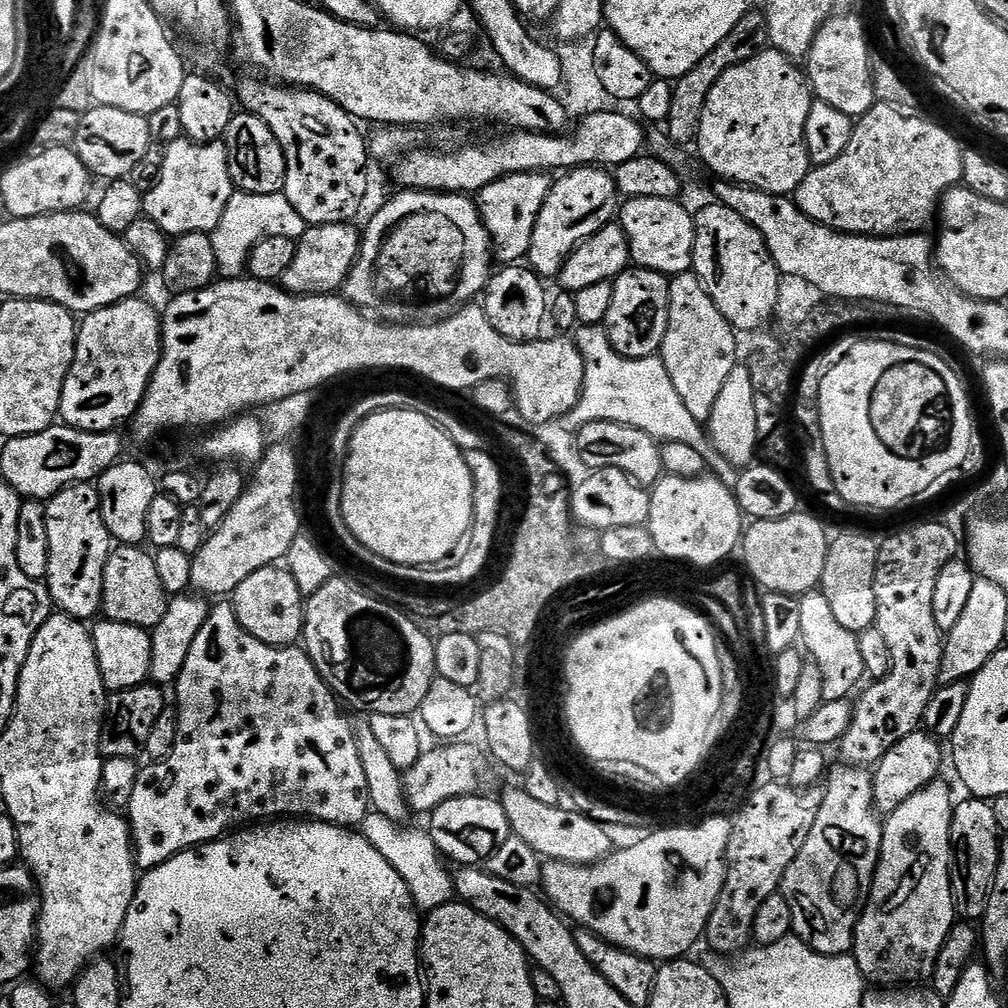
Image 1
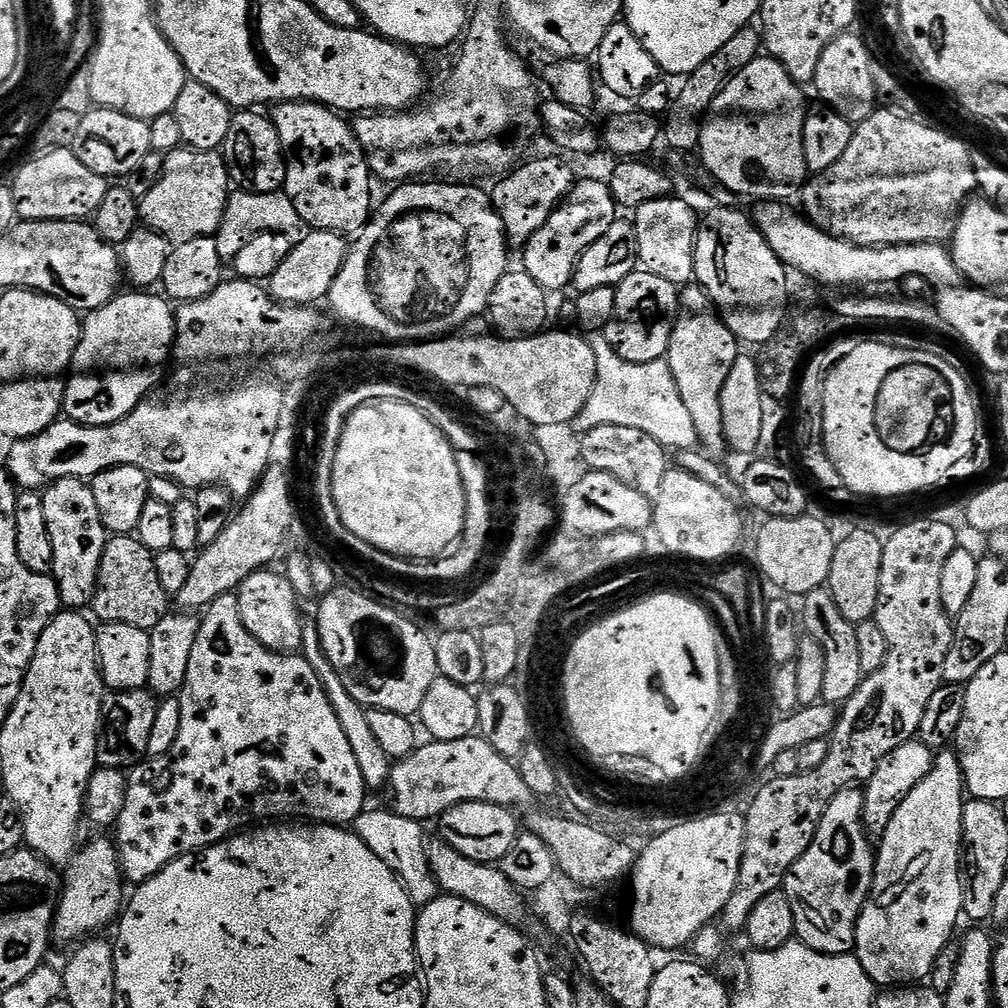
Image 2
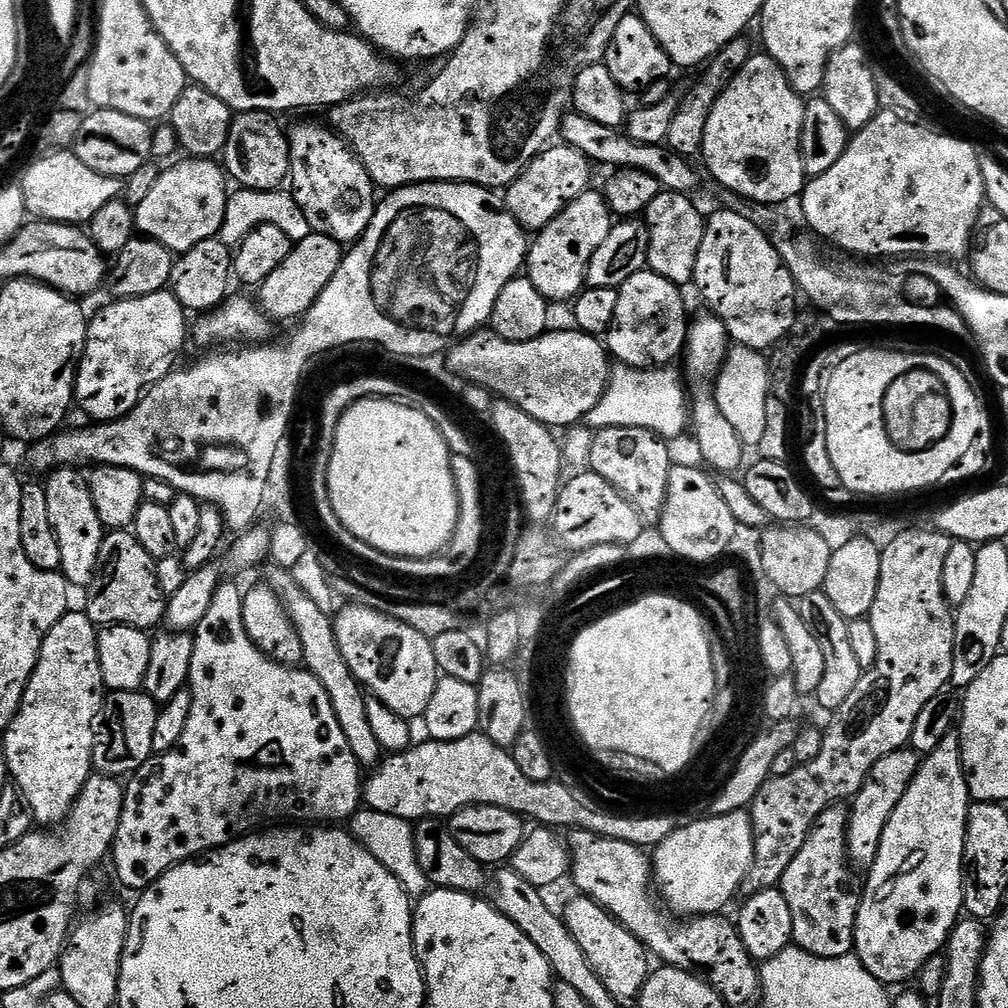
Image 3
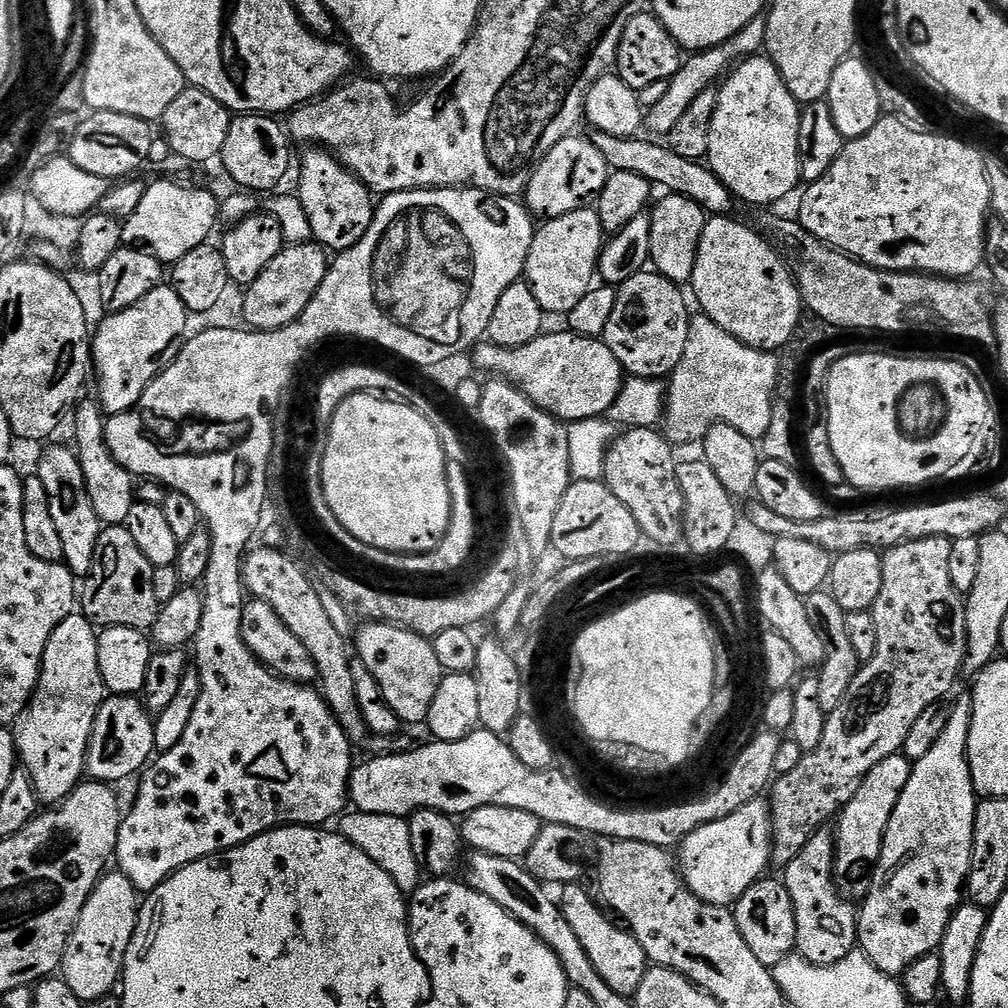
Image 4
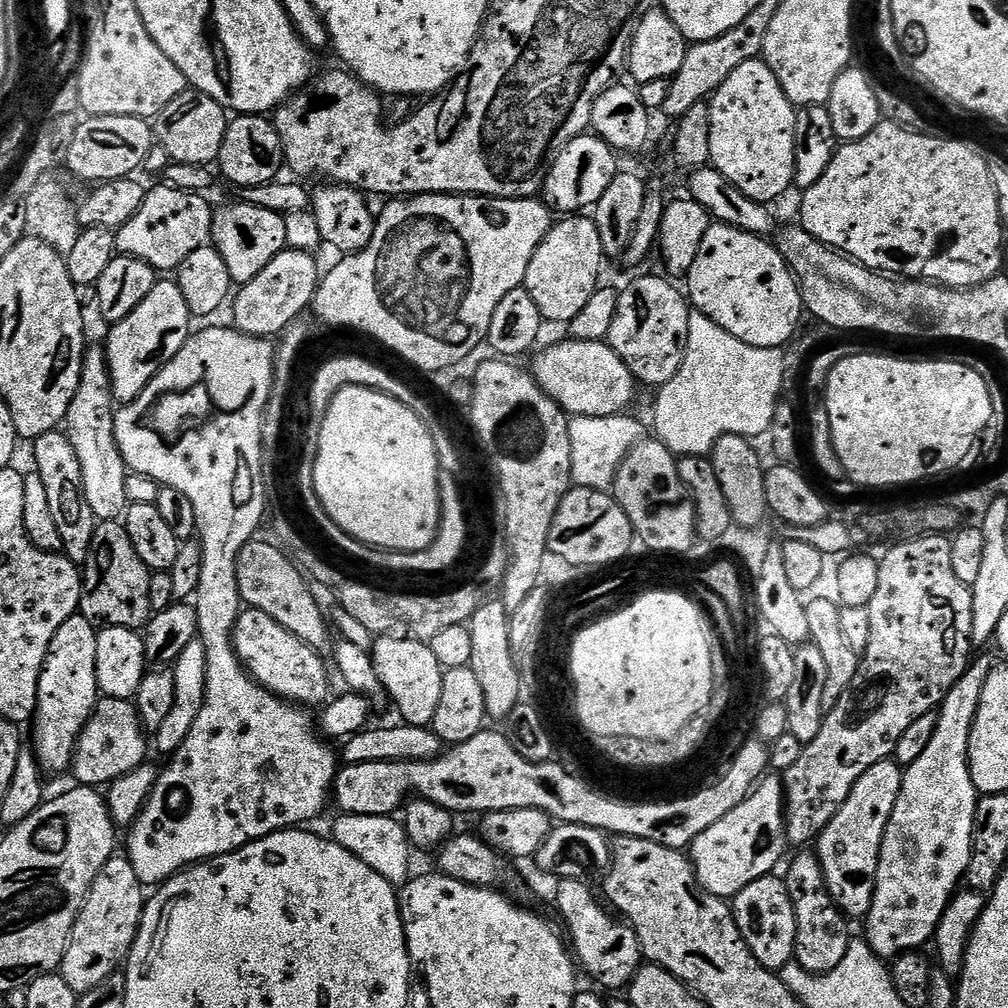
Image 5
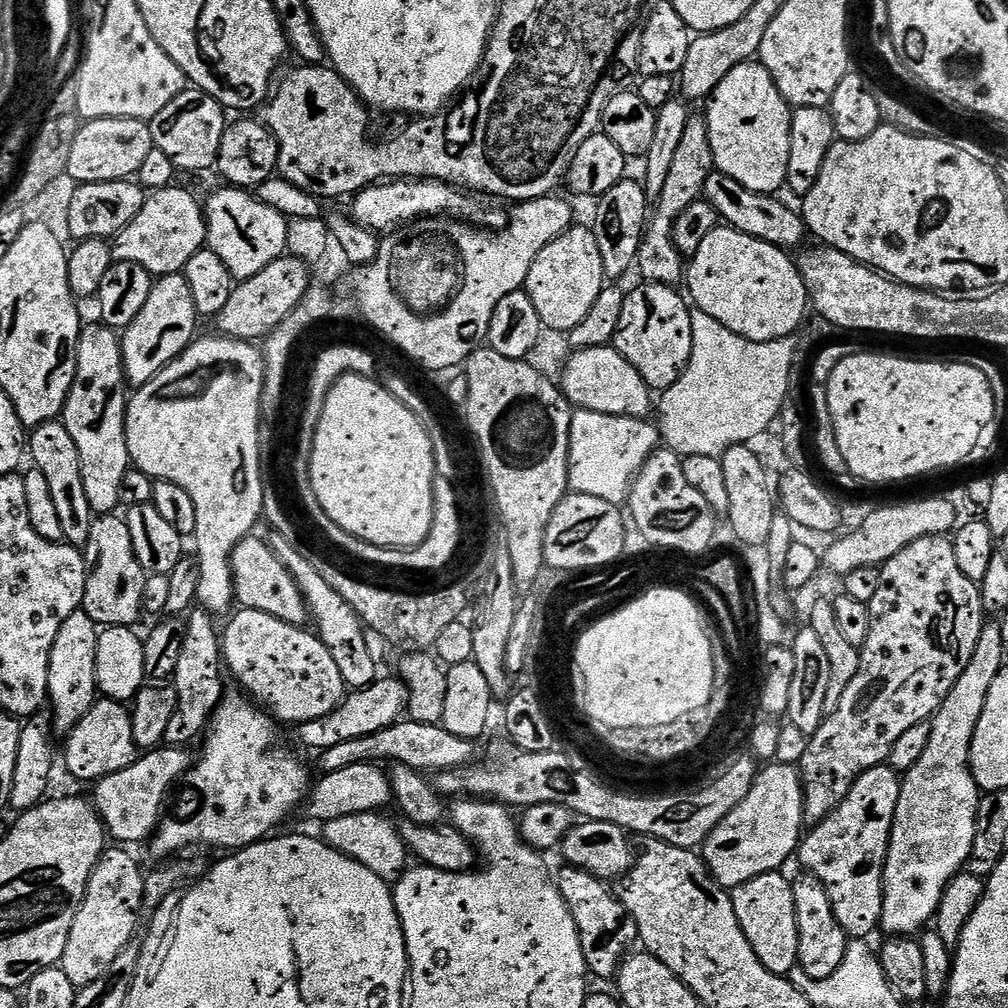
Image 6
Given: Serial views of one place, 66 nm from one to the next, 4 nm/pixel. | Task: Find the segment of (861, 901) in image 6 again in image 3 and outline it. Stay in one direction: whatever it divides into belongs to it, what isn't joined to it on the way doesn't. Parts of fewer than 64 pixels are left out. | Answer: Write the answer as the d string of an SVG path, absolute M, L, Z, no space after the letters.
M908 746L886 754L886 758L874 762L866 782L851 801L848 813L848 854L851 863L857 869L860 867L861 870L867 870L876 861L878 846L882 842L882 830L886 830L886 822L890 822L890 814L894 814L894 806L902 802L902 794L906 794L921 763L921 757Z

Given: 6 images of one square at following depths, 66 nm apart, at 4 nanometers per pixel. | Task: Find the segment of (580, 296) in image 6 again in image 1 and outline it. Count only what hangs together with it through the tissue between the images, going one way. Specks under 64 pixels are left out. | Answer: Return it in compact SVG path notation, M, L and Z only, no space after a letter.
M585 166L565 171L553 183L550 194L538 214L538 222L534 222L534 234L530 238L530 250L526 260L533 272L541 278L559 277L567 258L581 243L594 235L598 230L613 223L618 212L618 193L616 191L616 177L611 171L600 166Z

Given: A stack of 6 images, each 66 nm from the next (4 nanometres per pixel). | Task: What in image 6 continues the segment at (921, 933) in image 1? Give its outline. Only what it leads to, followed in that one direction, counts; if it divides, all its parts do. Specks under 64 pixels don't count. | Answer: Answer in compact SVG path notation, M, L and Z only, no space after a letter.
M985 623L982 634L978 634L978 646L974 646L974 654L966 662L966 670L962 670L930 721L932 729L926 751L909 772L903 773L884 867L880 928L888 936L915 937L923 933L933 923L946 886L967 865L972 854L976 815L982 799L981 789L972 777L972 739L990 685L1006 666L1004 652L999 623Z

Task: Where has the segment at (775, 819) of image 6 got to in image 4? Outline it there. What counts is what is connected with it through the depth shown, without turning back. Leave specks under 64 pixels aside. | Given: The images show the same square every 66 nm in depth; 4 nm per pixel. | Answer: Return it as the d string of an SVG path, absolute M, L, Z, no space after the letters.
M760 798L751 800L746 806L734 810L734 814L694 830L680 841L678 845L678 875L684 881L684 885L703 904L713 904L719 908L735 905L736 901L742 898L742 894L746 894L746 890L750 890L750 886L765 875L764 870L769 868L772 856L772 817L769 805L765 801L763 804L762 801L763 799Z

